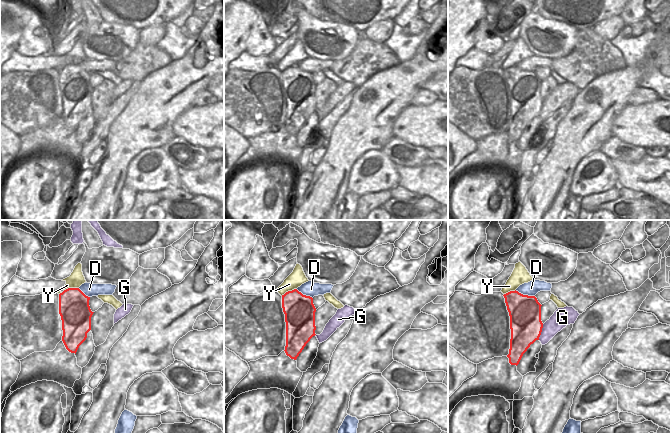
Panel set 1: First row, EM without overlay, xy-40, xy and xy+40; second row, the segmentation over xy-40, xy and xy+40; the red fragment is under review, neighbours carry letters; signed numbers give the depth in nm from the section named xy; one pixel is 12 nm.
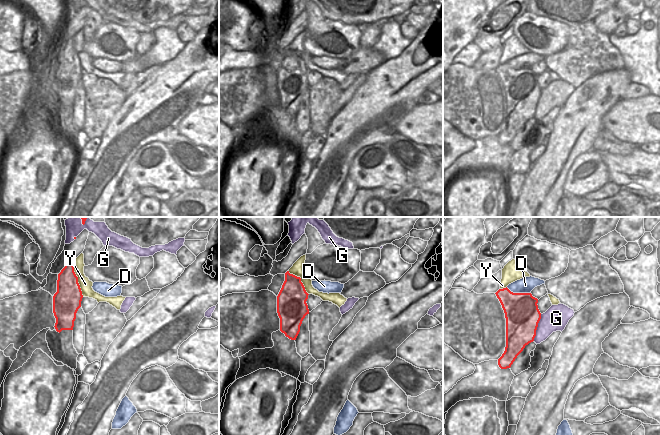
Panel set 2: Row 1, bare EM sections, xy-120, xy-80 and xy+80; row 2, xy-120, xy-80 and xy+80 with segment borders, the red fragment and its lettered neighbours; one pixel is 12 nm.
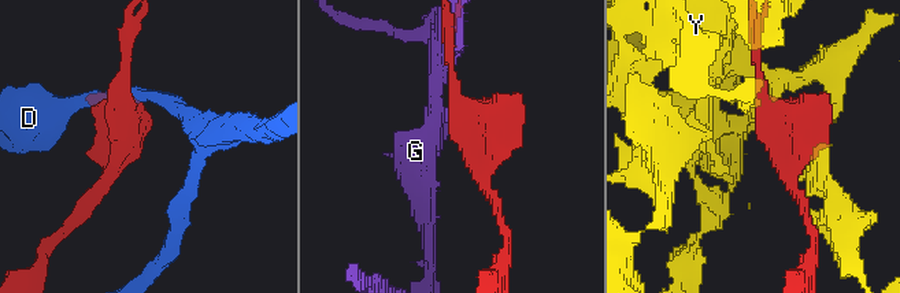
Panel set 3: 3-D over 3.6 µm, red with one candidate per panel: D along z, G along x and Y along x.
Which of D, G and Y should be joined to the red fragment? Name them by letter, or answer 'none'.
none

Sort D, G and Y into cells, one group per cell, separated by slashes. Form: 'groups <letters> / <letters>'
groups D / G / Y

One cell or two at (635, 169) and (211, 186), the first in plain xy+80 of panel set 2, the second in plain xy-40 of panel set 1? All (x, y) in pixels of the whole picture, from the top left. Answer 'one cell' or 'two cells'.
one cell

